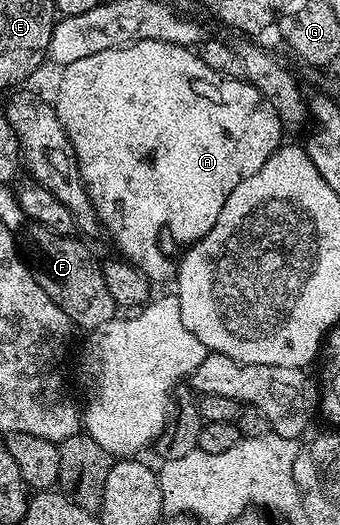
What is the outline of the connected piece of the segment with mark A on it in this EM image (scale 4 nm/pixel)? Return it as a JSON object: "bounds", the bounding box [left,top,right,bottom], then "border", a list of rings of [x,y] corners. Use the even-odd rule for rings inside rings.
{"bounds":[54,41,282,285],"border":[[[138,41],[129,47],[106,49],[102,53],[94,53],[94,57],[82,57],[82,61],[74,61],[59,74],[60,84],[56,87],[56,99],[54,98],[56,116],[62,129],[70,137],[72,148],[78,157],[80,176],[88,191],[88,199],[98,213],[101,228],[106,235],[108,231],[109,237],[116,242],[116,247],[120,250],[117,252],[129,263],[133,263],[153,284],[159,285],[167,279],[169,282],[175,276],[178,266],[177,260],[168,256],[175,249],[176,243],[191,245],[206,237],[206,233],[214,229],[214,221],[218,221],[218,213],[222,213],[226,197],[230,197],[230,193],[234,193],[234,189],[238,189],[242,181],[254,177],[254,173],[258,173],[258,169],[262,169],[262,165],[266,165],[268,158],[281,146],[282,128],[278,113],[270,105],[270,101],[266,101],[266,97],[262,97],[262,93],[254,89],[254,85],[244,79],[231,79],[214,73],[214,69],[206,69],[195,50],[166,41]]]}

